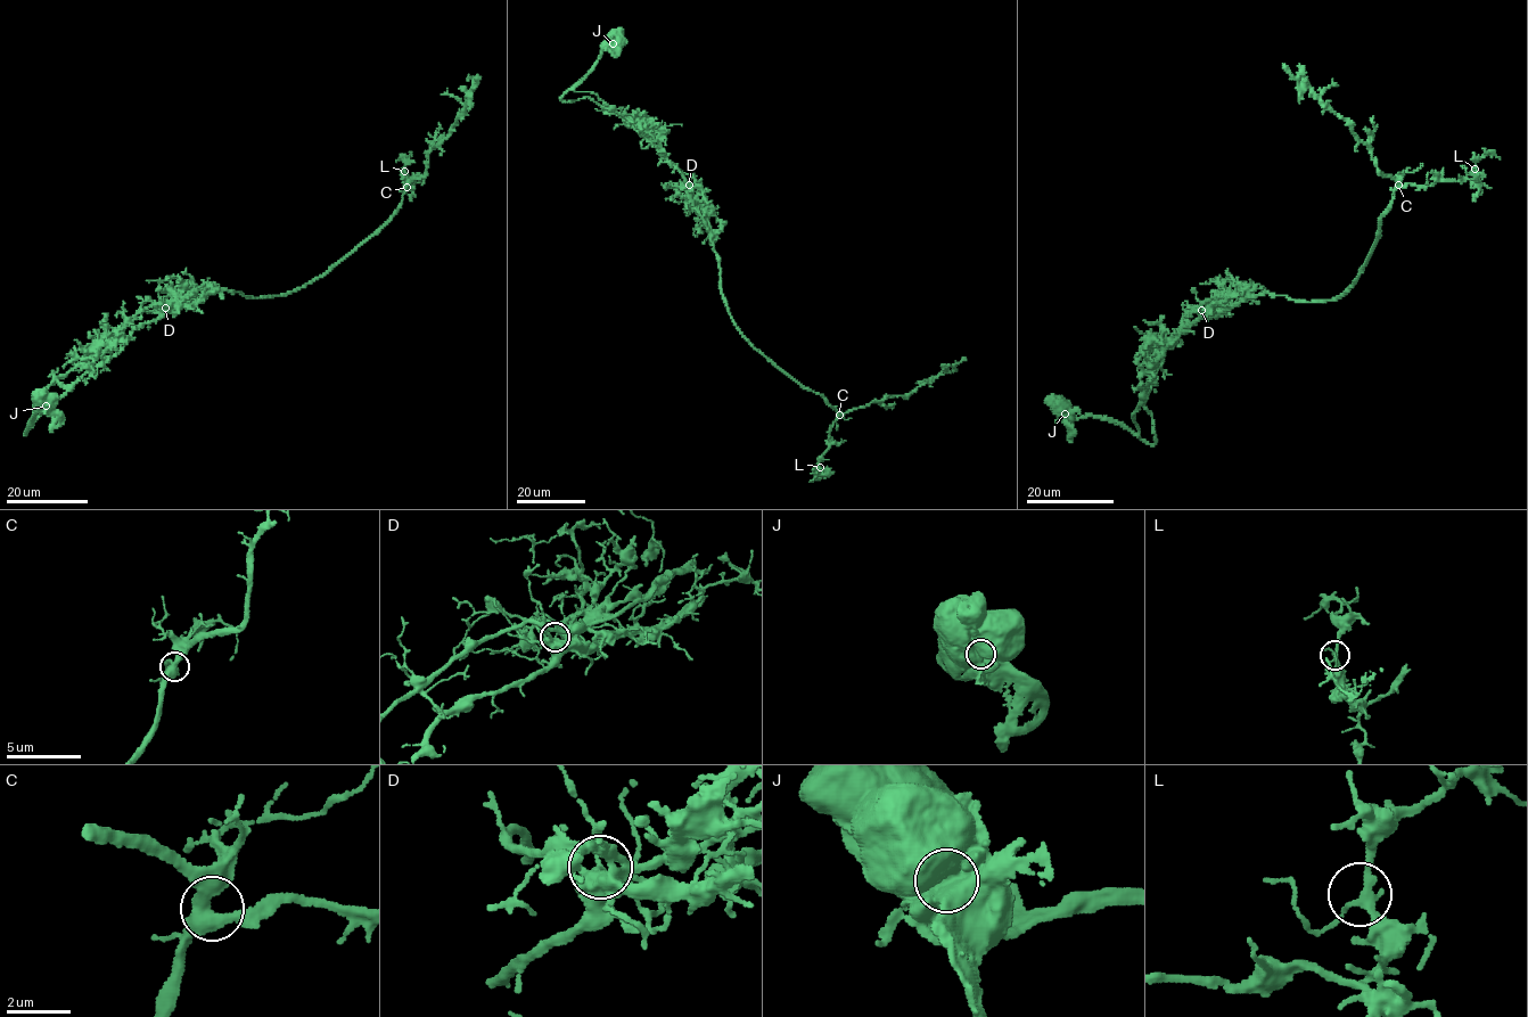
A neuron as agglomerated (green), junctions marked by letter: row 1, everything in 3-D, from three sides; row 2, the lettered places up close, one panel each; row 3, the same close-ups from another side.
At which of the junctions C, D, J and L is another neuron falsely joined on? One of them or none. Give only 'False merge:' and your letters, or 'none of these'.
False merge: J

